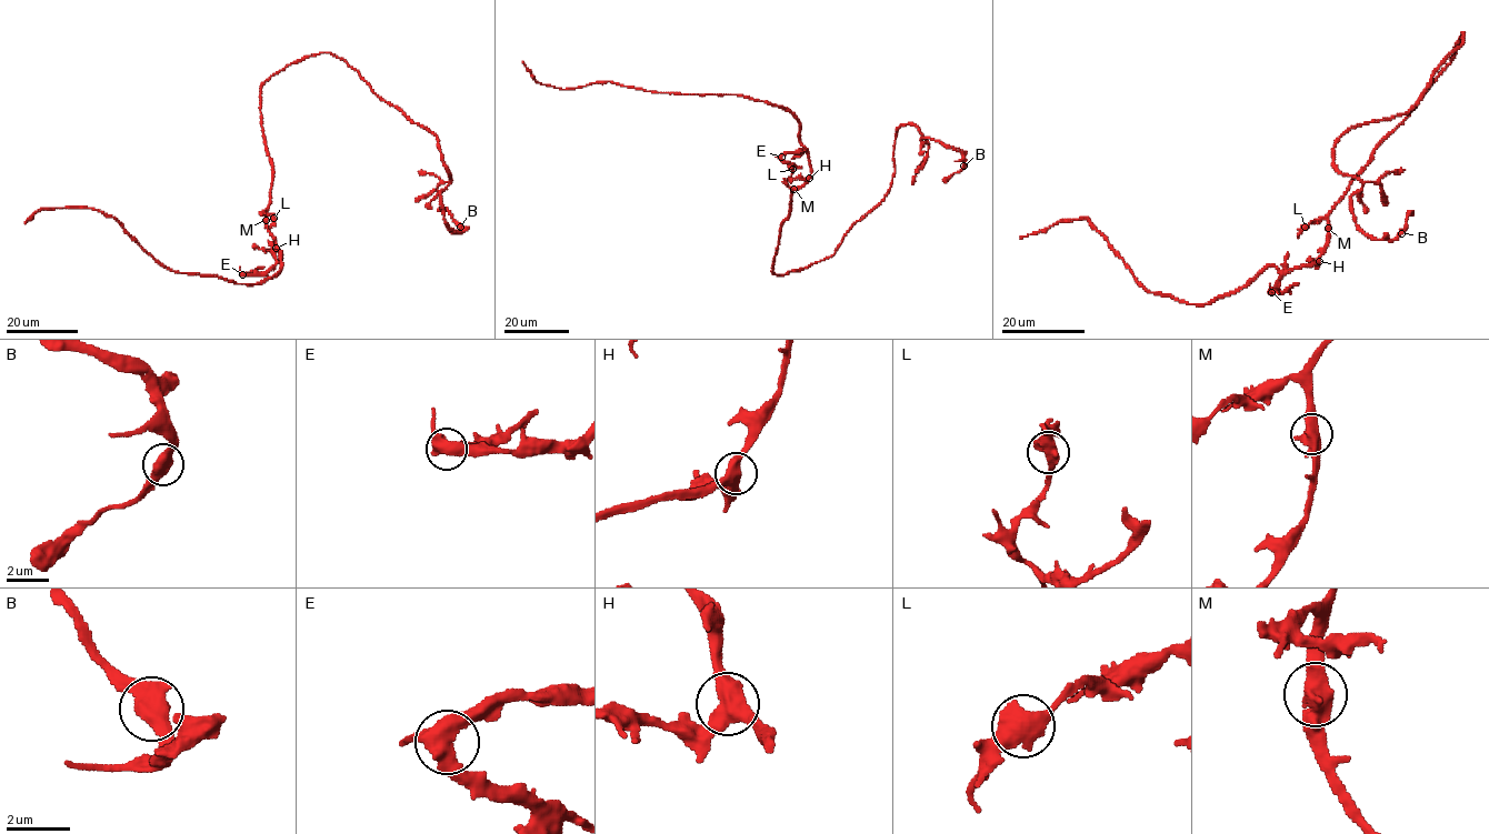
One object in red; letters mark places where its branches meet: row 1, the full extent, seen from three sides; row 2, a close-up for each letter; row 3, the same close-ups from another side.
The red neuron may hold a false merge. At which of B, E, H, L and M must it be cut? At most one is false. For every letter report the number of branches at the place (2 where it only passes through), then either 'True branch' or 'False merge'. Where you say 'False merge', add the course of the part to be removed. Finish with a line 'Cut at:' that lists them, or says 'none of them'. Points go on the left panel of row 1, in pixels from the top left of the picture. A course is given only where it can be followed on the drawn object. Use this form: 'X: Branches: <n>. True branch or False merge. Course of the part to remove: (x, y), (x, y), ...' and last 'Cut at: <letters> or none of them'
B: Branches: 2. True branch
E: Branches: 3. True branch
H: Branches: 3. True branch
L: Branches: 2. True branch
M: Branches: 2. True branch
Cut at: none of them

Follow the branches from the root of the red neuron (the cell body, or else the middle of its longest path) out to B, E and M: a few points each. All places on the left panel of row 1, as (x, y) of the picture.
B: (268, 153), (261, 86), (293, 62), (331, 52), (436, 134), (451, 181), (440, 206), (449, 227), (460, 227)
E: (268, 153), (273, 172), (267, 229), (281, 254), (265, 272), (242, 274)
M: (268, 153), (273, 179), (266, 219)

